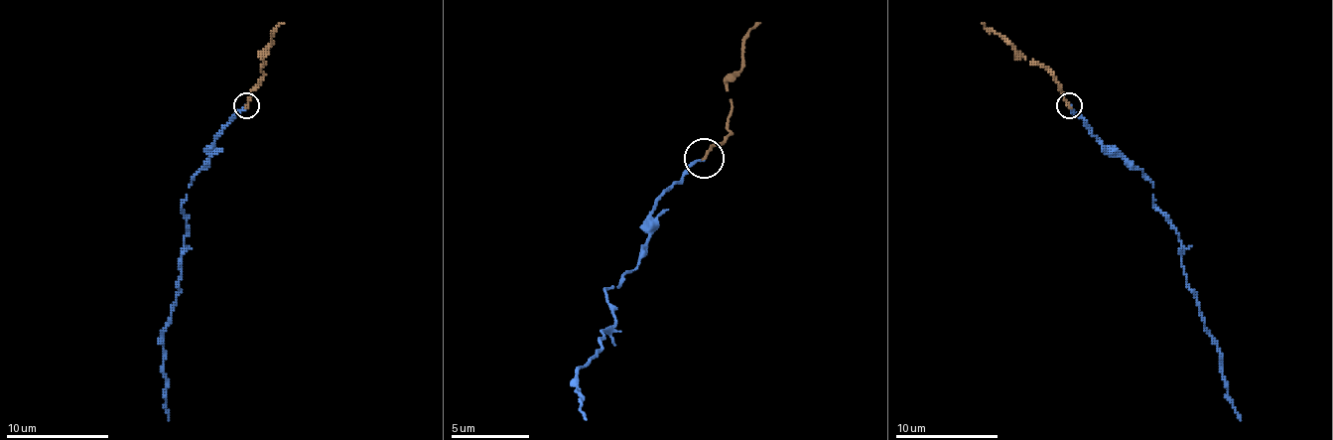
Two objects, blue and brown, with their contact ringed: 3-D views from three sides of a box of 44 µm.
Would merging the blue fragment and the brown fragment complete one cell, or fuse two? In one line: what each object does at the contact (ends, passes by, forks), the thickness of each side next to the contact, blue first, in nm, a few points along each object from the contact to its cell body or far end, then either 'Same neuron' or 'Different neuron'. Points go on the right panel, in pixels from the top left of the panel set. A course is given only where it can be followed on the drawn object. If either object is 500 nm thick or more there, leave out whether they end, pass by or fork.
At the ring blue ends. At the ring brown ends. Thickness 170 nm (blue) against 170 nm. Course of blue: (1069, 105), (1100, 141), (1153, 185), (1155, 208), (1179, 233), (1186, 284), (1220, 354), (1228, 400), (1240, 420). Course of brown: (1069, 105), (1051, 74), (982, 23). Same neuron

